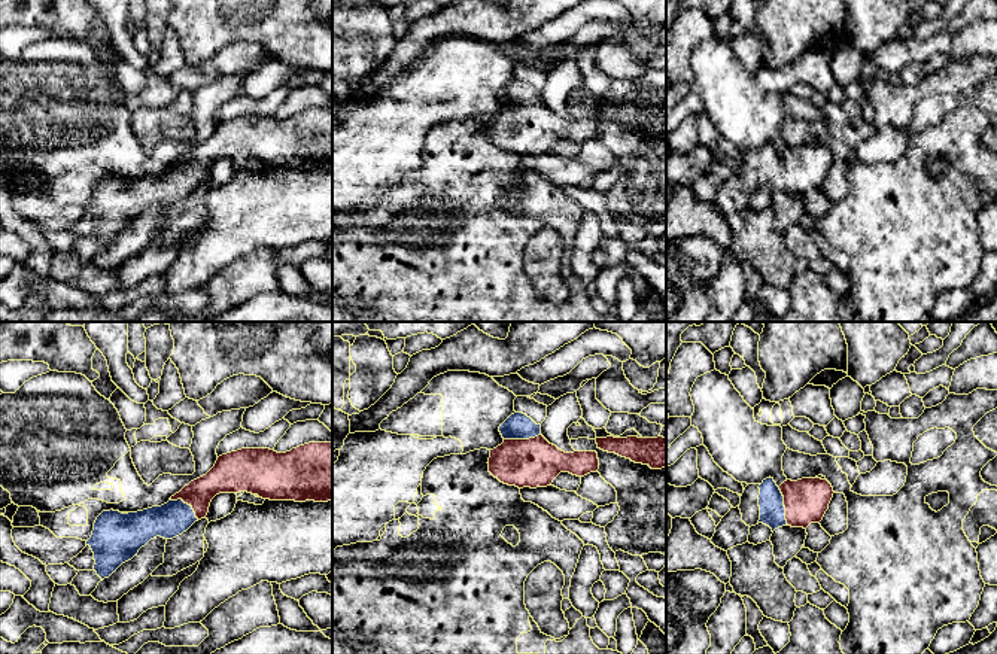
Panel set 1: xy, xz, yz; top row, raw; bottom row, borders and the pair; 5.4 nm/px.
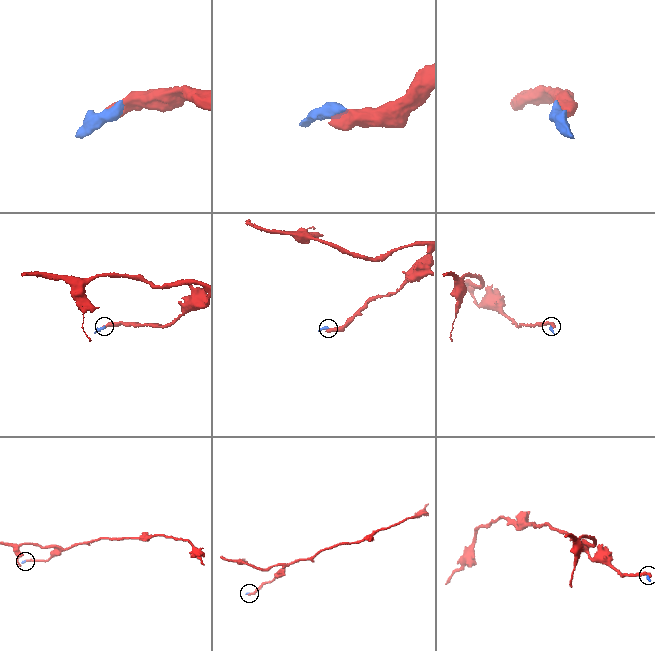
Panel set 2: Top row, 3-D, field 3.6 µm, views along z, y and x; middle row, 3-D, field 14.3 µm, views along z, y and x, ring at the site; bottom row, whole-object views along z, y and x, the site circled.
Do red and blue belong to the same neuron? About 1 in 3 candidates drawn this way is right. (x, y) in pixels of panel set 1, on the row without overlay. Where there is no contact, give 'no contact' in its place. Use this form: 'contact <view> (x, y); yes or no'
contact xz (522, 106); yes

